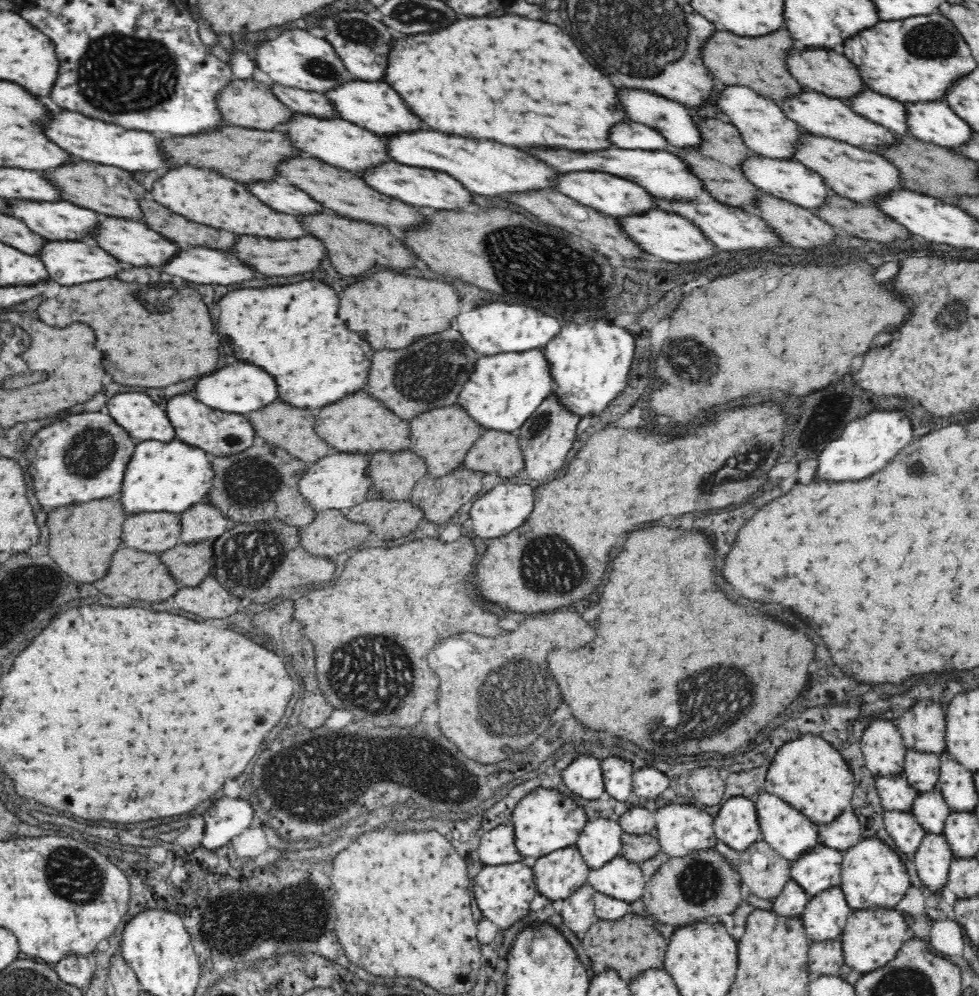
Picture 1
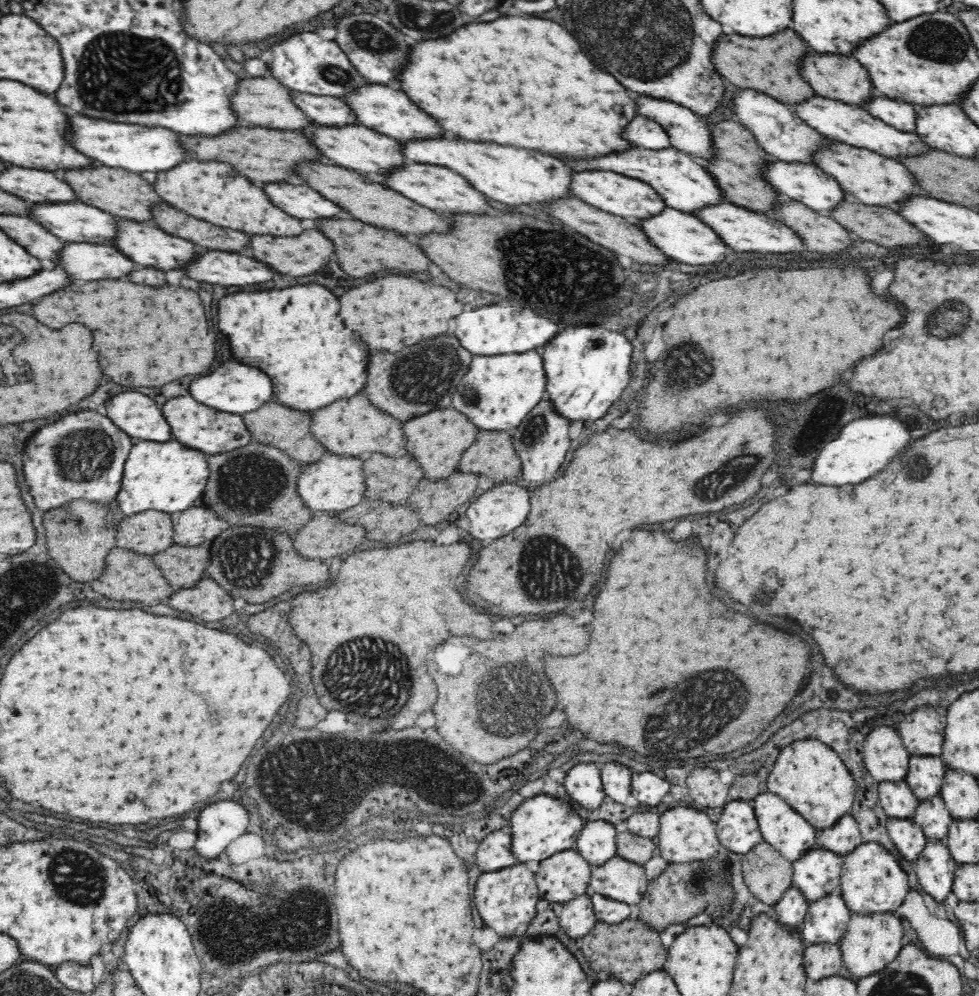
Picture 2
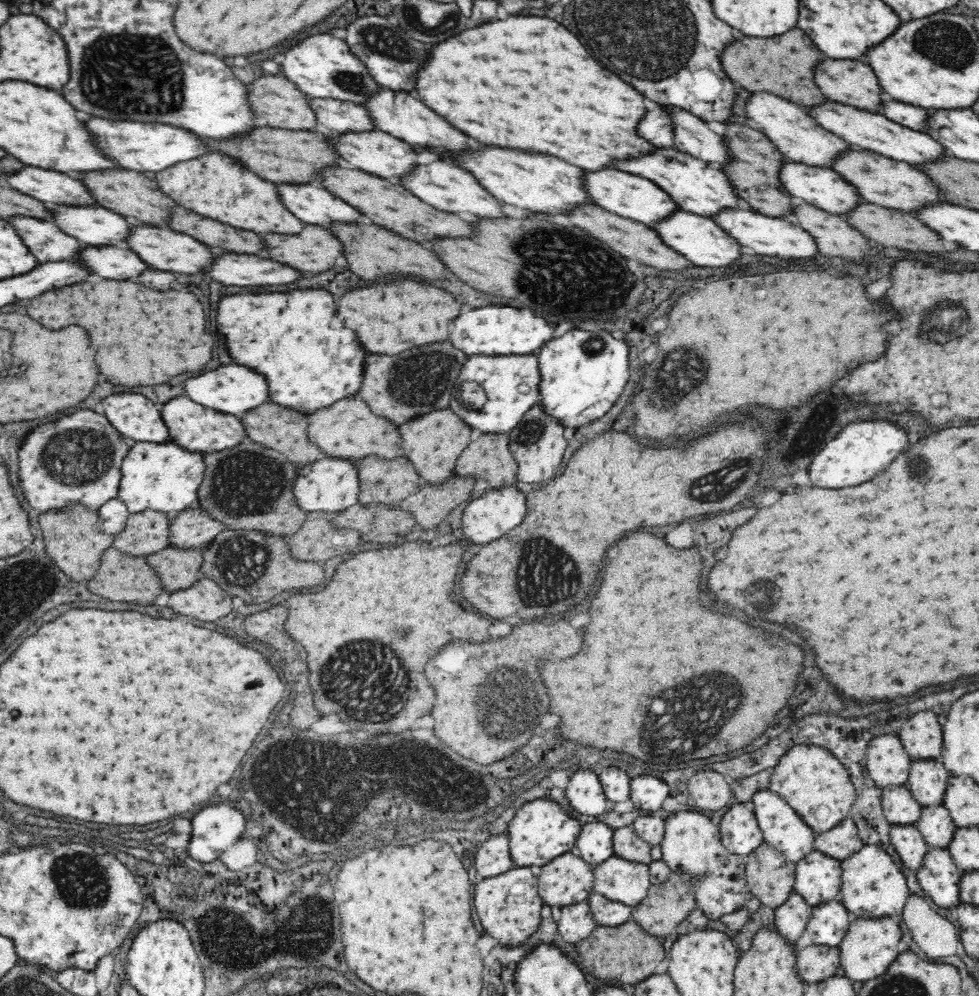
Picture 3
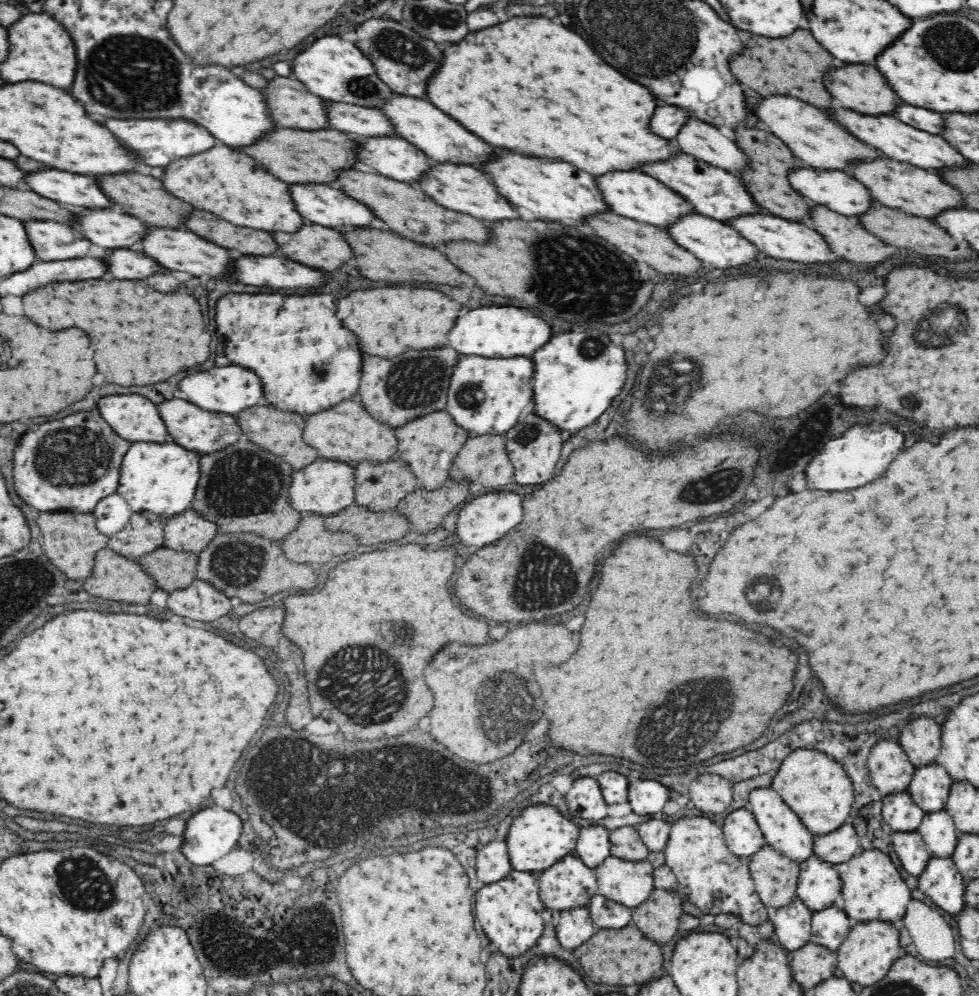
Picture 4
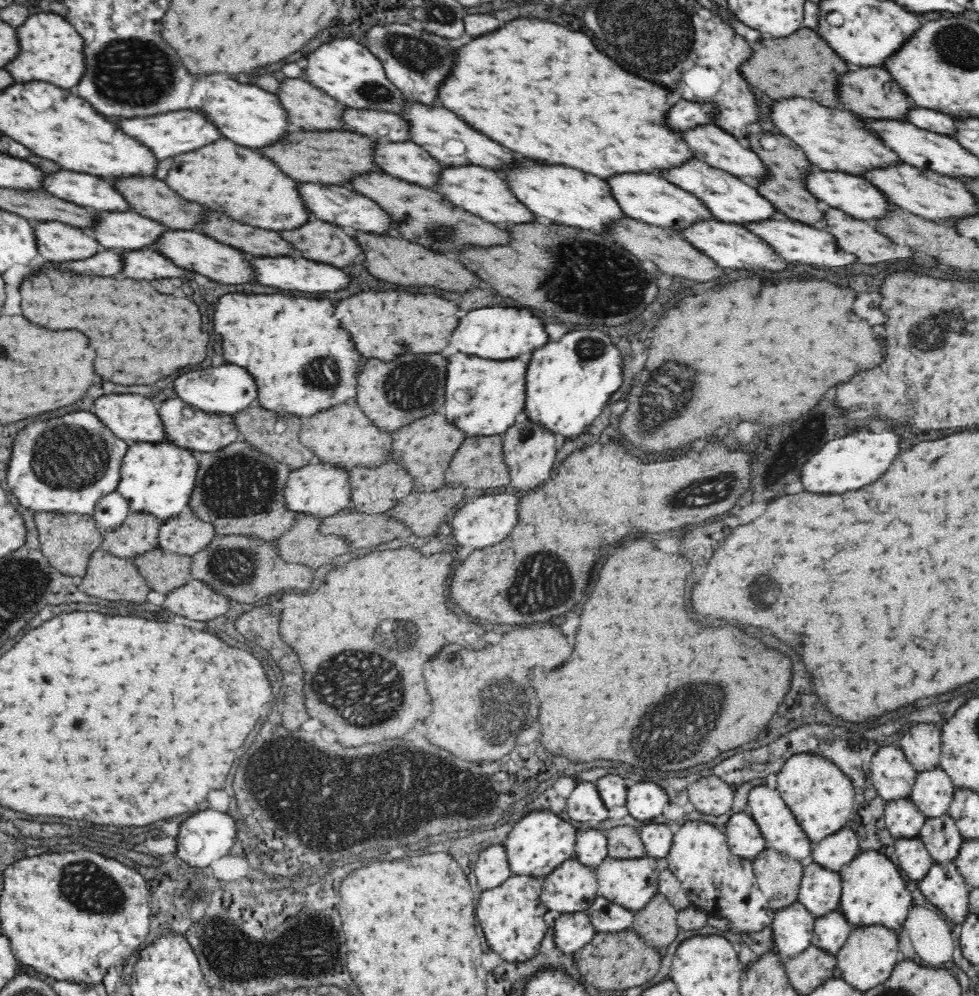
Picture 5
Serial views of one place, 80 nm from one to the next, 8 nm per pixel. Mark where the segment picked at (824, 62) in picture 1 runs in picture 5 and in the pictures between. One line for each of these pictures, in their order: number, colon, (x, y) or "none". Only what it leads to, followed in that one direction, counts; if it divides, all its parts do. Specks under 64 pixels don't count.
2: (844, 79)
3: (847, 82)
4: (864, 89)
5: (873, 93)

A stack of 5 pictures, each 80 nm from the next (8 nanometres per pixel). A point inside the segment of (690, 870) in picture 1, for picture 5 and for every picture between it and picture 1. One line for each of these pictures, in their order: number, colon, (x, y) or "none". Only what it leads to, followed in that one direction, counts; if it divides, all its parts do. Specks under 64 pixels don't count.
2: (682, 891)
3: (665, 906)
4: (657, 918)
5: (656, 925)

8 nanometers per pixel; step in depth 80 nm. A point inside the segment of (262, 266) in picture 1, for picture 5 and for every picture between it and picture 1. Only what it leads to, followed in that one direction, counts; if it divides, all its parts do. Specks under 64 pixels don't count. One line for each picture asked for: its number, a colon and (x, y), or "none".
2: (298, 255)
3: (315, 249)
4: (324, 247)
5: (320, 240)

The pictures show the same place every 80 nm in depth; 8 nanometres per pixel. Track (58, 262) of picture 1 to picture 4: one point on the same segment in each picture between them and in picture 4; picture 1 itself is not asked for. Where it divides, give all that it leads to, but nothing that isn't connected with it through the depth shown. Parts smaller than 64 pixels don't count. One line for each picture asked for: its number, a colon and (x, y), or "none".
2: (87, 261)
3: (114, 263)
4: (125, 264)

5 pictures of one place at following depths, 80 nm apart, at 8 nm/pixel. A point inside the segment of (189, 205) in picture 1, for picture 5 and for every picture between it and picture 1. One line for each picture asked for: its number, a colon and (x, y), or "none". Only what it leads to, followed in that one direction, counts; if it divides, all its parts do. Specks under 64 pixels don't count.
2: (212, 190)
3: (215, 184)
4: (223, 180)
5: (247, 185)

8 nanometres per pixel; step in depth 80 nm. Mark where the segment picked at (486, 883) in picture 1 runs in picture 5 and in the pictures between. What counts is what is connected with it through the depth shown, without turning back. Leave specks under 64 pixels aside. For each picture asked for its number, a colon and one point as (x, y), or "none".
2: (506, 900)
3: (509, 905)
4: (510, 910)
5: (512, 916)

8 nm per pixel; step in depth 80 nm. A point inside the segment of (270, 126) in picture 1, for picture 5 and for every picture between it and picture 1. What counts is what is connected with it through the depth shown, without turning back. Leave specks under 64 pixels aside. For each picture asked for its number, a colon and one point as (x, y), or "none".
2: (260, 101)
3: (275, 98)
4: (298, 108)
5: (310, 108)

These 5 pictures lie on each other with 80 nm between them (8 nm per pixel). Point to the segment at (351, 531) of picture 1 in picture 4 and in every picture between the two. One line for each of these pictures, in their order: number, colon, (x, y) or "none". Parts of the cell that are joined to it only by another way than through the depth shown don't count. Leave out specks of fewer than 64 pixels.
2: (323, 536)
3: (317, 539)
4: (309, 542)

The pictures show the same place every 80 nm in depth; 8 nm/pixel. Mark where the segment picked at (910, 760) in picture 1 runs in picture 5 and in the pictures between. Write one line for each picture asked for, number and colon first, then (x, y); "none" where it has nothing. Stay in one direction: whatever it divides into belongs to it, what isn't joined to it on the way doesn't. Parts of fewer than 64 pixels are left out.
2: (926, 775)
3: (928, 780)
4: (930, 789)
5: (933, 793)

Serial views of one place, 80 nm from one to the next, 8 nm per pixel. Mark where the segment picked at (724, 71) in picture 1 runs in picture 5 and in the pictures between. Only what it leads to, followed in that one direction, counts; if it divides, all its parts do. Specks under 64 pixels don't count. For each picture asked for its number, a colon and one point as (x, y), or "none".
2: (776, 70)
3: (785, 65)
4: (801, 66)
5: (778, 68)

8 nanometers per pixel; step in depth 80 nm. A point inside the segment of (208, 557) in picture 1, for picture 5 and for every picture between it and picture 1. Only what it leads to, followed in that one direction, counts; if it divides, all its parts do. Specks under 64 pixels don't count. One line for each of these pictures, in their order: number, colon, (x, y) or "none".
2: (180, 567)
3: (177, 569)
4: (171, 570)
5: (163, 571)

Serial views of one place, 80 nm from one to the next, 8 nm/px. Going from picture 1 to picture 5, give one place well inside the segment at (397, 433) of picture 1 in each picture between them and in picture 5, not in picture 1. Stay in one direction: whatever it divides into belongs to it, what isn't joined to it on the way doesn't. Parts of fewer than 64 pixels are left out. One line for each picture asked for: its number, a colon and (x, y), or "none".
2: (351, 427)
3: (348, 430)
4: (344, 433)
5: (342, 436)

